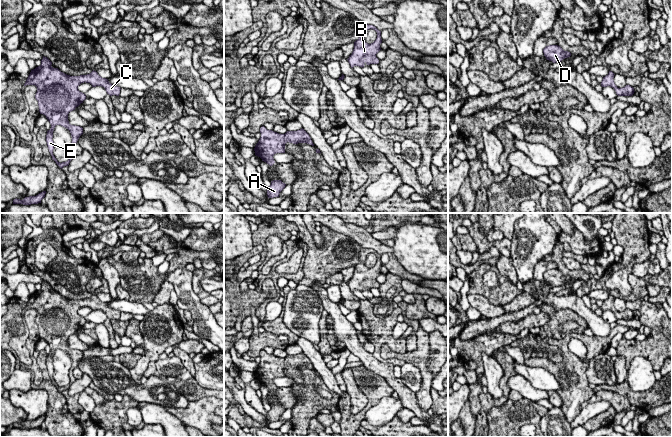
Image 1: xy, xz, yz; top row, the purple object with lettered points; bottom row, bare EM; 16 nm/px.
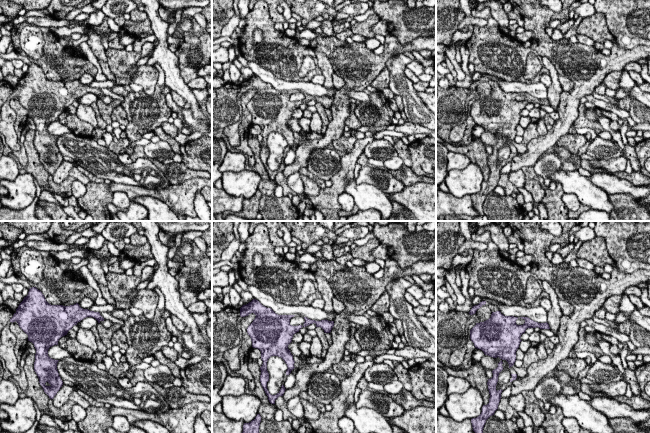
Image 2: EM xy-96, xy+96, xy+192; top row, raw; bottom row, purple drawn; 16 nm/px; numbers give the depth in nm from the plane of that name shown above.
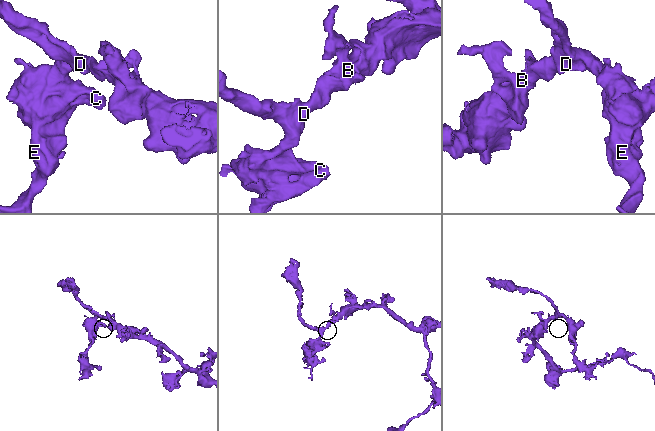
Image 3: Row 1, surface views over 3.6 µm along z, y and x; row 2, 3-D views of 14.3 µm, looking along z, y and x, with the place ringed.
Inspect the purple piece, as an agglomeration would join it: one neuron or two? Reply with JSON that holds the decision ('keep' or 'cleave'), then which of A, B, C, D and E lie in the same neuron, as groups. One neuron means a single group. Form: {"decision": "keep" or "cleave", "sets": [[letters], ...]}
{"decision": "keep", "sets": [["A", "B", "C", "D", "E"]]}

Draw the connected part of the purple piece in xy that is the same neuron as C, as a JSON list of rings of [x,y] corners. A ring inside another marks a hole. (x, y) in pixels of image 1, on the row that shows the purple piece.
[[[43,56],[41,65],[31,70],[24,86],[35,85],[37,87],[35,98],[38,101],[39,112],[45,115],[51,124],[46,135],[47,146],[52,159],[62,169],[75,158],[73,146],[83,134],[82,127],[71,125],[68,121],[68,114],[86,99],[86,95],[78,90],[78,86],[84,82],[90,83],[92,87],[102,86],[110,96],[119,96],[121,88],[112,85],[108,79],[102,78],[94,70],[87,75],[70,76],[51,65],[52,62]],[[56,125],[67,128],[72,136],[69,146],[70,159],[62,163],[58,162],[53,155],[54,142],[52,138]]]

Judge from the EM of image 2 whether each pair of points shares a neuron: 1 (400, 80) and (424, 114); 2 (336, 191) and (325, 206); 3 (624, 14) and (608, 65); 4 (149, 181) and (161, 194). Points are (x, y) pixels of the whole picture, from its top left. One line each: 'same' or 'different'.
1: same
2: same
3: different
4: different

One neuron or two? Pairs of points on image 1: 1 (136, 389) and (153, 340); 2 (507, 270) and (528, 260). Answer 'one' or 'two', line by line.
1: two
2: two

